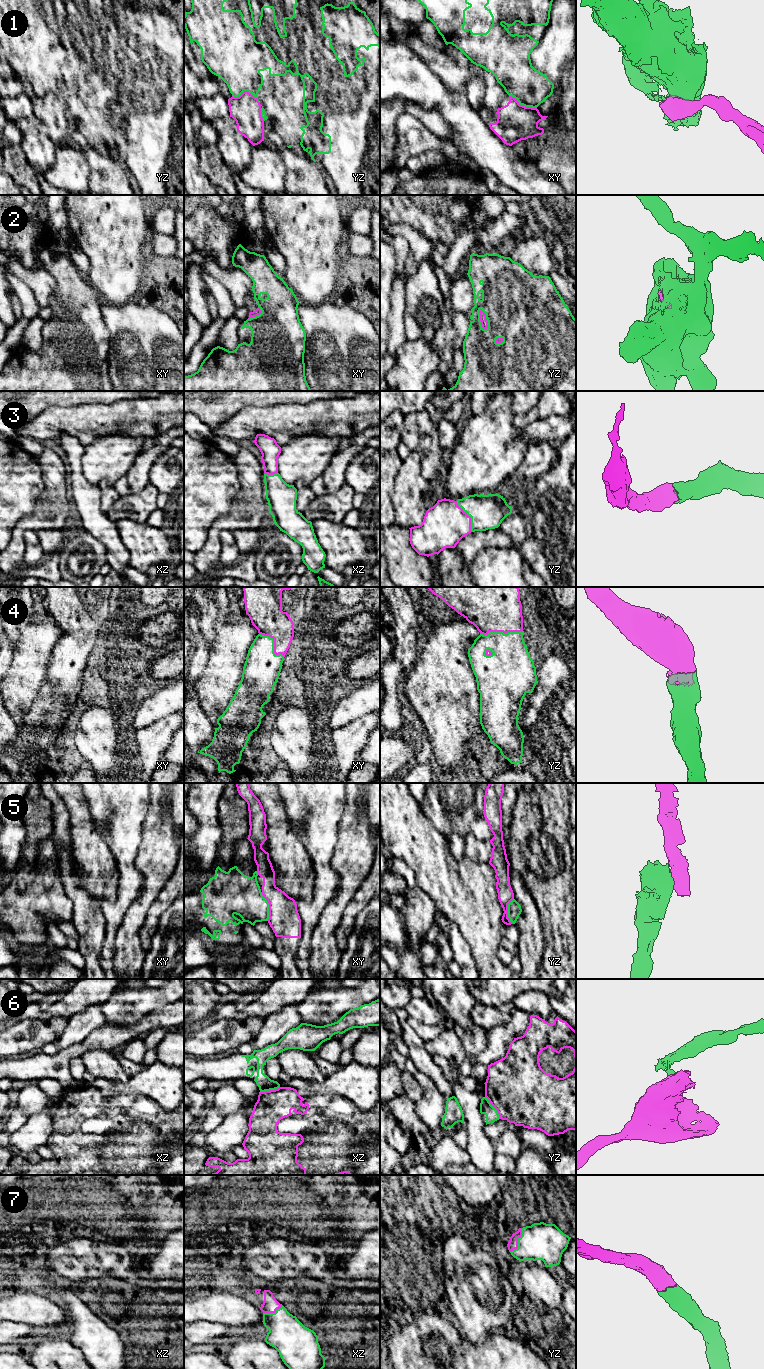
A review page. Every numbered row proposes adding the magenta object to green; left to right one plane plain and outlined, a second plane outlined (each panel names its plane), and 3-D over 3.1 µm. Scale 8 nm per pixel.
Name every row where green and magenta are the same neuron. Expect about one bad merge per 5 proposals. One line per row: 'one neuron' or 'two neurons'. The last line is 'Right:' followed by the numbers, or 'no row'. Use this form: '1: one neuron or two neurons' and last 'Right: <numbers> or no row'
1: two neurons
2: one neuron
3: one neuron
4: one neuron
5: two neurons
6: two neurons
7: one neuron
Right: 2, 3, 4, 7

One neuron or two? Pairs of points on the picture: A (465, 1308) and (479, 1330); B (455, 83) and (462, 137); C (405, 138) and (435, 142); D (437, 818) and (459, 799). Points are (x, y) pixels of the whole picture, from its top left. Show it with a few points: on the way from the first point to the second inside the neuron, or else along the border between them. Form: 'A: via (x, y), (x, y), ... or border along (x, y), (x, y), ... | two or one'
A: via (470, 1313), (474, 1317), (476, 1325) | one
B: border along (438, 77), (448, 89), (464, 94) | two
C: via (412, 142), (428, 142) | one
D: via (443, 814), (449, 813), (457, 805) | one

